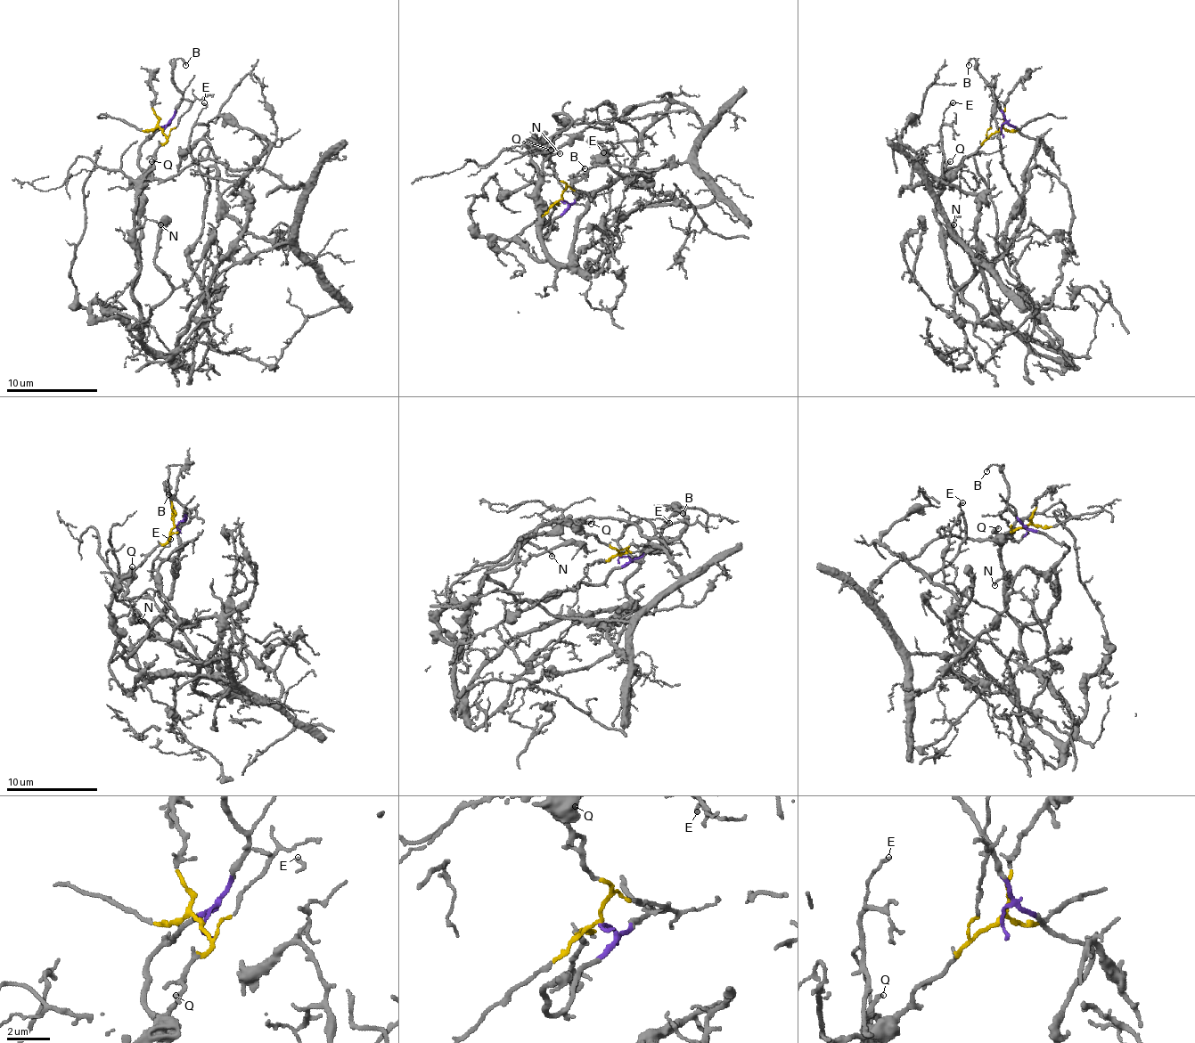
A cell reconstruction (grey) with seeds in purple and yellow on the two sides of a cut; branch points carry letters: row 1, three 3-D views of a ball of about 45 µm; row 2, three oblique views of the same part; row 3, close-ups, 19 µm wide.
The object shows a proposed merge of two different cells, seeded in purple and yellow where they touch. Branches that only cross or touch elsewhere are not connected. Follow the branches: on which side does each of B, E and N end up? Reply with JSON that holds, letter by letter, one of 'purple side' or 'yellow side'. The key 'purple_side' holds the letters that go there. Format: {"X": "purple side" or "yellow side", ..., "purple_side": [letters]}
{"B": "purple side", "E": "purple side", "N": "purple side", "purple_side": ["B", "E", "N"]}

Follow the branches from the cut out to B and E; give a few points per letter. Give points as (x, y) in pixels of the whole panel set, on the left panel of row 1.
B: (161, 131), (182, 100), (182, 90), (172, 79), (172, 63), (179, 59), (186, 65)
E: (161, 131), (134, 299), (170, 358), (245, 222), (238, 181), (188, 147), (204, 101)

